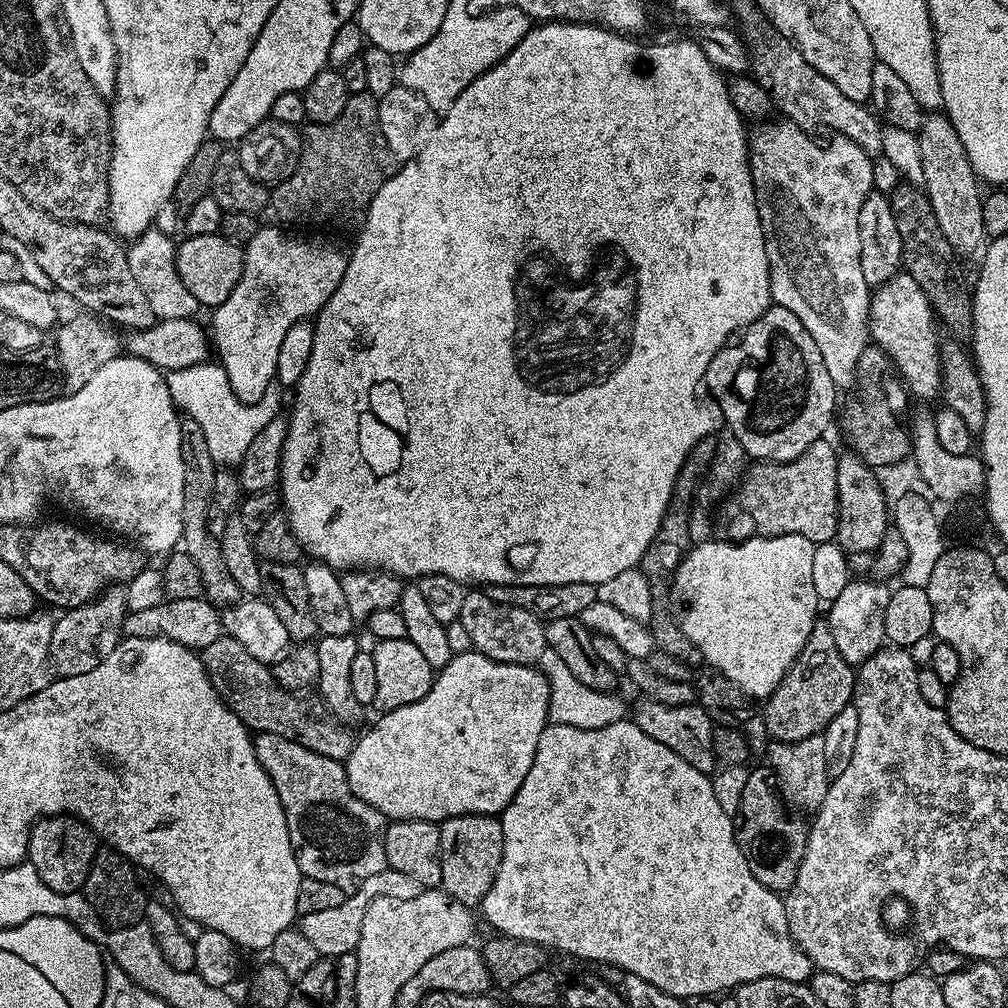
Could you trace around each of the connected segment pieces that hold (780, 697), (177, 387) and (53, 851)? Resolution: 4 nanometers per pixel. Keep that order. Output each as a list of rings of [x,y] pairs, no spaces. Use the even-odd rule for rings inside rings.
[[[817,622],[806,646],[782,678],[771,696],[763,701],[766,730],[773,741],[798,742],[802,738],[819,736],[834,722],[834,714],[853,703],[856,694],[857,669],[838,654],[834,634],[827,623]]]
[[[216,362],[186,366],[167,373],[170,398],[187,419],[198,422],[210,450],[210,458],[218,466],[239,466],[250,441],[262,431],[262,426],[281,415],[279,387],[273,386],[253,404],[244,404],[234,394],[223,368]]]
[[[45,816],[32,826],[28,839],[27,863],[34,866],[38,878],[59,892],[80,892],[96,857],[98,837],[88,824],[76,816]]]

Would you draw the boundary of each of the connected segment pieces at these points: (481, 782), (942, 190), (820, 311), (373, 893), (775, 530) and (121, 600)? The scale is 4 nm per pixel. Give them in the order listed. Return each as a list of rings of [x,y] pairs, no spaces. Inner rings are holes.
[[[475,650],[453,655],[449,664],[435,673],[426,698],[383,713],[380,721],[353,743],[346,761],[350,790],[389,821],[443,822],[466,814],[496,816],[530,774],[538,738],[550,723],[549,706],[550,686],[539,667],[498,662]]]
[[[940,112],[923,117],[917,131],[922,161],[923,185],[939,229],[957,257],[983,253],[986,247],[986,233],[983,224],[982,193],[978,190],[978,177],[969,164],[957,131]]]
[[[769,118],[757,123],[751,129],[748,137],[748,161],[750,162],[750,174],[754,182],[754,194],[756,195],[756,205],[758,206],[758,218],[762,222],[762,234],[766,242],[766,258],[768,259],[768,269],[770,270],[770,290],[772,291],[772,304],[782,306],[790,310],[810,330],[810,338],[814,338],[814,343],[818,346],[818,351],[822,354],[822,362],[826,362],[826,371],[830,373],[830,378],[836,383],[837,389],[844,390],[857,383],[856,367],[862,355],[863,348],[870,344],[869,333],[869,301],[870,289],[866,278],[862,278],[862,249],[858,239],[858,218],[861,213],[862,204],[867,196],[873,192],[872,182],[872,161],[873,157],[862,150],[862,146],[856,143],[836,144],[836,148],[829,148],[827,144],[815,144],[813,137],[807,132],[803,132],[794,121],[787,118]]]
[[[387,867],[378,874],[373,874],[371,878],[366,878],[366,882],[362,882],[359,888],[349,891],[342,906],[333,906],[331,910],[300,916],[298,927],[302,934],[306,934],[307,941],[314,946],[317,957],[335,958],[347,952],[355,952],[358,938],[362,934],[362,914],[366,914],[366,906],[370,906],[374,898],[385,896],[405,900],[418,898],[421,891],[420,884],[414,882],[414,878],[409,878],[406,874],[398,874],[398,870]]]
[[[828,438],[816,440],[798,458],[785,464],[756,462],[745,471],[735,489],[736,504],[743,515],[754,518],[757,533],[762,536],[781,536],[782,534],[802,534],[812,544],[830,544],[836,540],[838,526],[838,449]]]
[[[120,586],[106,588],[88,604],[69,608],[55,617],[54,634],[50,638],[50,656],[52,667],[60,676],[86,674],[86,670],[94,670],[98,662],[110,658],[112,651],[121,642],[124,618],[130,611],[124,590]]]

